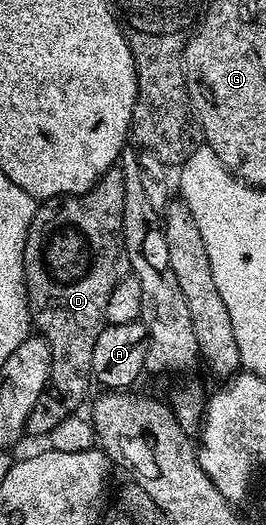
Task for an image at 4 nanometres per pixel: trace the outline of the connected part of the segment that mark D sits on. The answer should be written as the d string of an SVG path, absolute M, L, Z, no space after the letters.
M114 165L93 188L82 195L60 195L57 199L46 199L38 206L35 216L35 243L37 239L37 259L33 253L25 257L25 284L29 298L29 318L32 326L49 343L53 368L49 374L47 390L35 401L31 417L25 426L31 436L48 437L51 429L59 425L68 415L76 415L82 409L81 402L89 391L93 366L91 357L95 353L95 341L107 326L105 310L113 299L117 282L129 271L129 259L125 255L125 238L121 230L121 210L123 209L123 173Z

